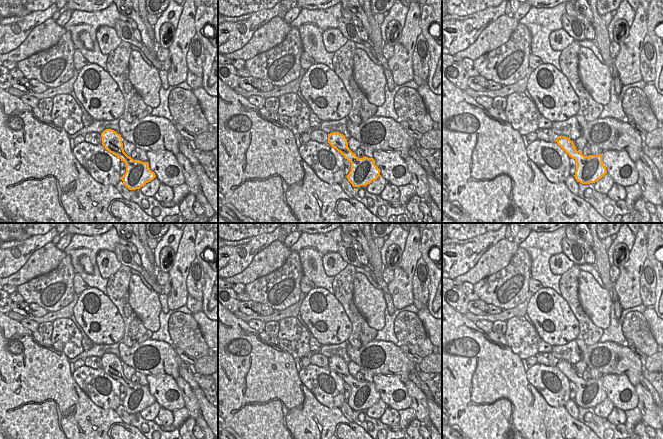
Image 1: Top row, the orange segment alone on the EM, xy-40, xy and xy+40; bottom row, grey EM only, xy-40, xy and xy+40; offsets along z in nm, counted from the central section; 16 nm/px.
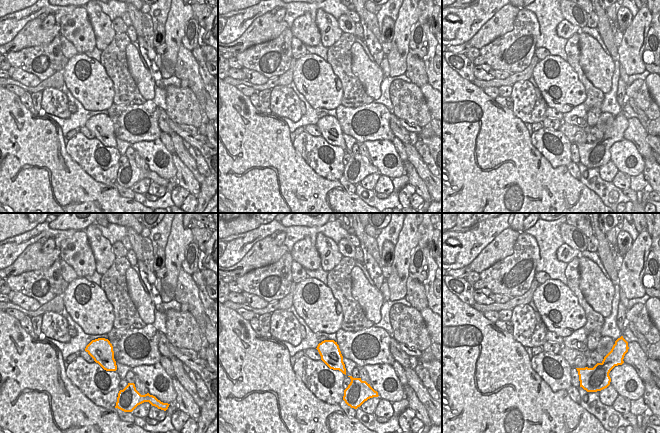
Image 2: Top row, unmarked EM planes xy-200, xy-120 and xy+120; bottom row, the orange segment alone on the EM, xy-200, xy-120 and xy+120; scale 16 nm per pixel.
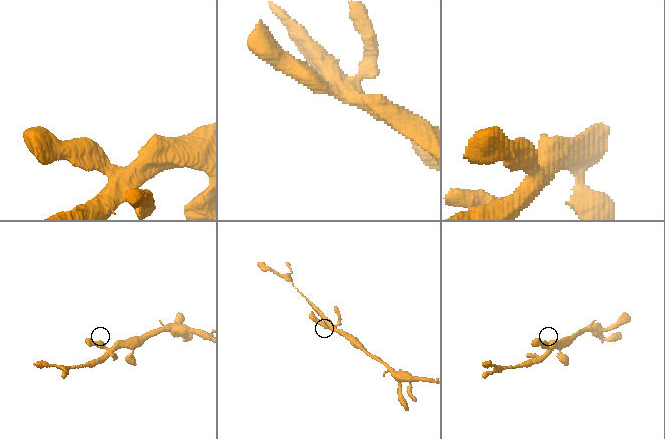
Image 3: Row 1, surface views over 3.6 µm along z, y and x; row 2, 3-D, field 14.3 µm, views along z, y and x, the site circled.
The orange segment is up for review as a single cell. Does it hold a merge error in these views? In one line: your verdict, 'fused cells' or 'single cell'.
single cell

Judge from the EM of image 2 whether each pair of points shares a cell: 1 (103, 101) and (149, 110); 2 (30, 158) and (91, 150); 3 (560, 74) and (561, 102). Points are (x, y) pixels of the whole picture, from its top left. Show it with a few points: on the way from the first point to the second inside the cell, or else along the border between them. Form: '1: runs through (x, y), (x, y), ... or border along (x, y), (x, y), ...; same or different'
1: border along (113, 103), (107, 110); different
2: border along (65, 144), (67, 153), (84, 170); different
3: runs through (560, 81), (562, 95); same

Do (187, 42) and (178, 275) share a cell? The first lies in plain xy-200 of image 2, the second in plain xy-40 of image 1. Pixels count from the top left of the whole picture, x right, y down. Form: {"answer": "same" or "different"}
{"answer": "different"}

